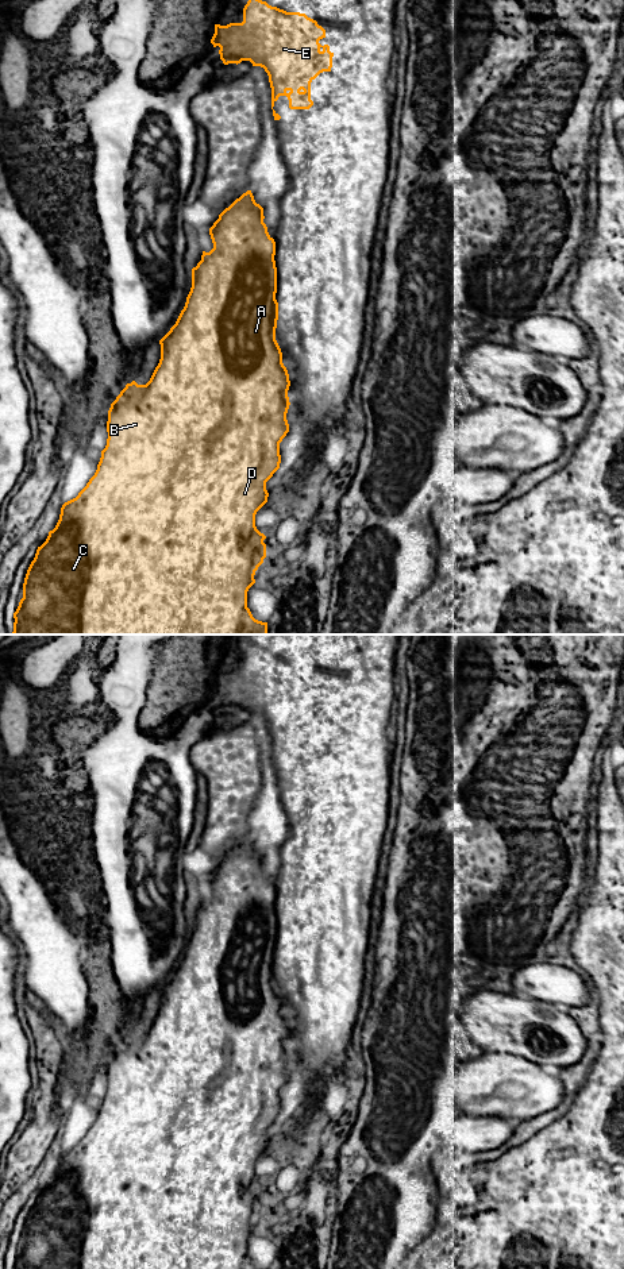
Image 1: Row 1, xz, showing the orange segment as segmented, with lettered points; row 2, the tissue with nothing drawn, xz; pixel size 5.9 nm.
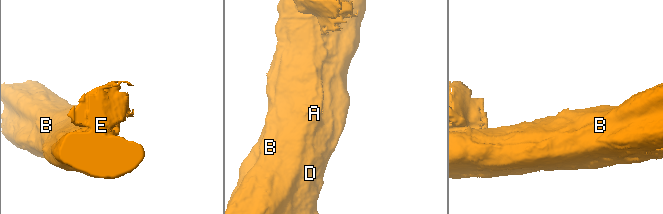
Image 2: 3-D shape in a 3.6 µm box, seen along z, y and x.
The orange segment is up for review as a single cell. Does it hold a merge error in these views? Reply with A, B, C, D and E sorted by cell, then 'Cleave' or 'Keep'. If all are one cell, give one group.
Groups: A B C D / E. Cleave

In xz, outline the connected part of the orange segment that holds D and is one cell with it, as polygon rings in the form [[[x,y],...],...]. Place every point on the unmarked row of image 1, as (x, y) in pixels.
[[[247,838],[239,846],[236,846],[228,856],[226,856],[219,863],[219,867],[209,876],[213,896],[209,900],[203,899],[201,909],[197,911],[196,915],[192,917],[192,936],[186,945],[185,954],[181,958],[176,972],[159,988],[159,1011],[146,1033],[138,1033],[135,1029],[127,1031],[126,1035],[116,1045],[116,1048],[111,1052],[107,1069],[107,1094],[101,1099],[101,1106],[97,1112],[97,1118],[95,1123],[89,1127],[86,1134],[78,1141],[78,1143],[62,1153],[59,1168],[55,1176],[49,1180],[46,1189],[41,1195],[38,1195],[35,1206],[31,1210],[24,1226],[23,1246],[20,1247],[19,1254],[14,1261],[15,1269],[258,1269],[253,1265],[250,1257],[247,1256],[247,1239],[255,1231],[255,1219],[266,1206],[266,1192],[263,1191],[266,1184],[257,1177],[255,1162],[267,1150],[269,1141],[266,1138],[266,1130],[280,1116],[280,1091],[289,1080],[286,1061],[290,1053],[288,1045],[288,1038],[290,1034],[289,1022],[282,1011],[282,1000],[276,988],[276,979],[273,975],[273,949],[277,941],[277,915],[274,909],[276,890],[269,883],[263,867],[263,856],[255,850],[251,838]]]

